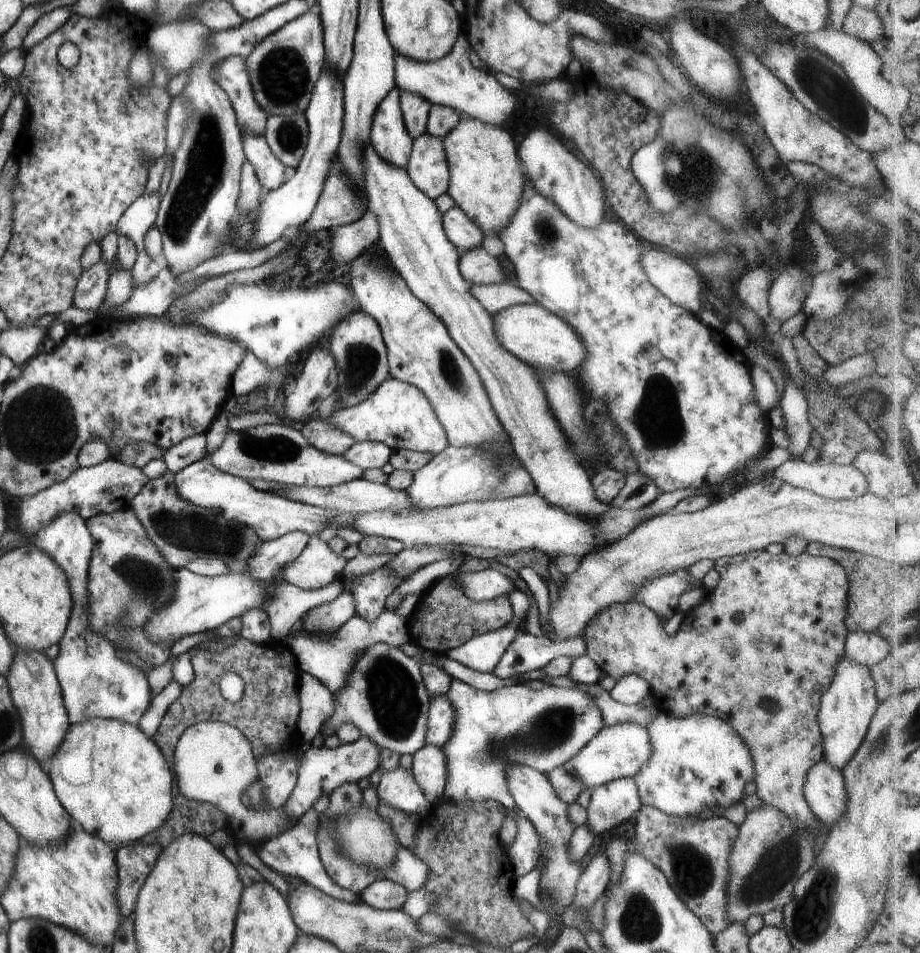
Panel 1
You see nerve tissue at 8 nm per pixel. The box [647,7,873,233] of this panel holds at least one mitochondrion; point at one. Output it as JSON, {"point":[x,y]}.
{"point":[823,85]}

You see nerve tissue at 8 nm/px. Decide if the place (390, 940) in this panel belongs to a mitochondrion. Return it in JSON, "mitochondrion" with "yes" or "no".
{"mitochondrion":"yes"}

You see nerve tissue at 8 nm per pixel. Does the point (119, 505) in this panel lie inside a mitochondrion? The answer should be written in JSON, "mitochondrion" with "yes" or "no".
{"mitochondrion":"no"}

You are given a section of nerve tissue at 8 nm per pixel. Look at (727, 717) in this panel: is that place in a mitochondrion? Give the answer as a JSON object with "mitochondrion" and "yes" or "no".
{"mitochondrion":"no"}

